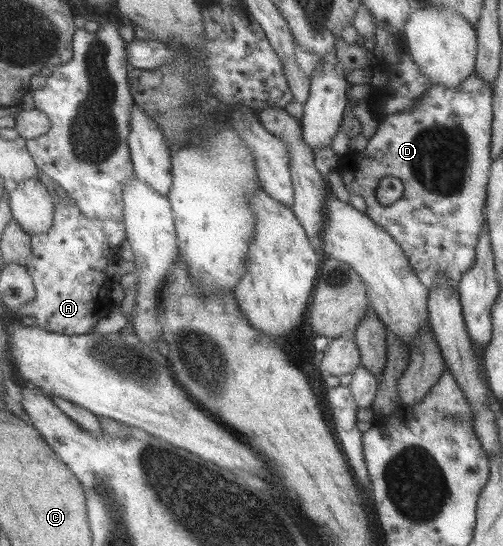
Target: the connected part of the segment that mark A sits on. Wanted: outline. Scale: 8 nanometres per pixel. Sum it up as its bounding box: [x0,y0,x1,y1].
[17,194,128,335]

